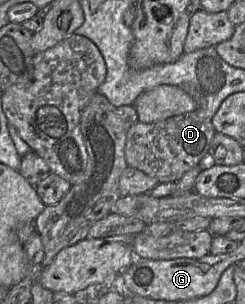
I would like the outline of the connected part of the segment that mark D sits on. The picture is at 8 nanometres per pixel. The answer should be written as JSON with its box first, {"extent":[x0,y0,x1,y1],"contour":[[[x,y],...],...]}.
{"extent":[126,109,216,183],"contour":[[[197,109],[155,123],[137,121],[126,136],[127,166],[155,177],[160,183],[176,182],[201,160],[206,160],[216,132],[212,119],[200,114]]]}

